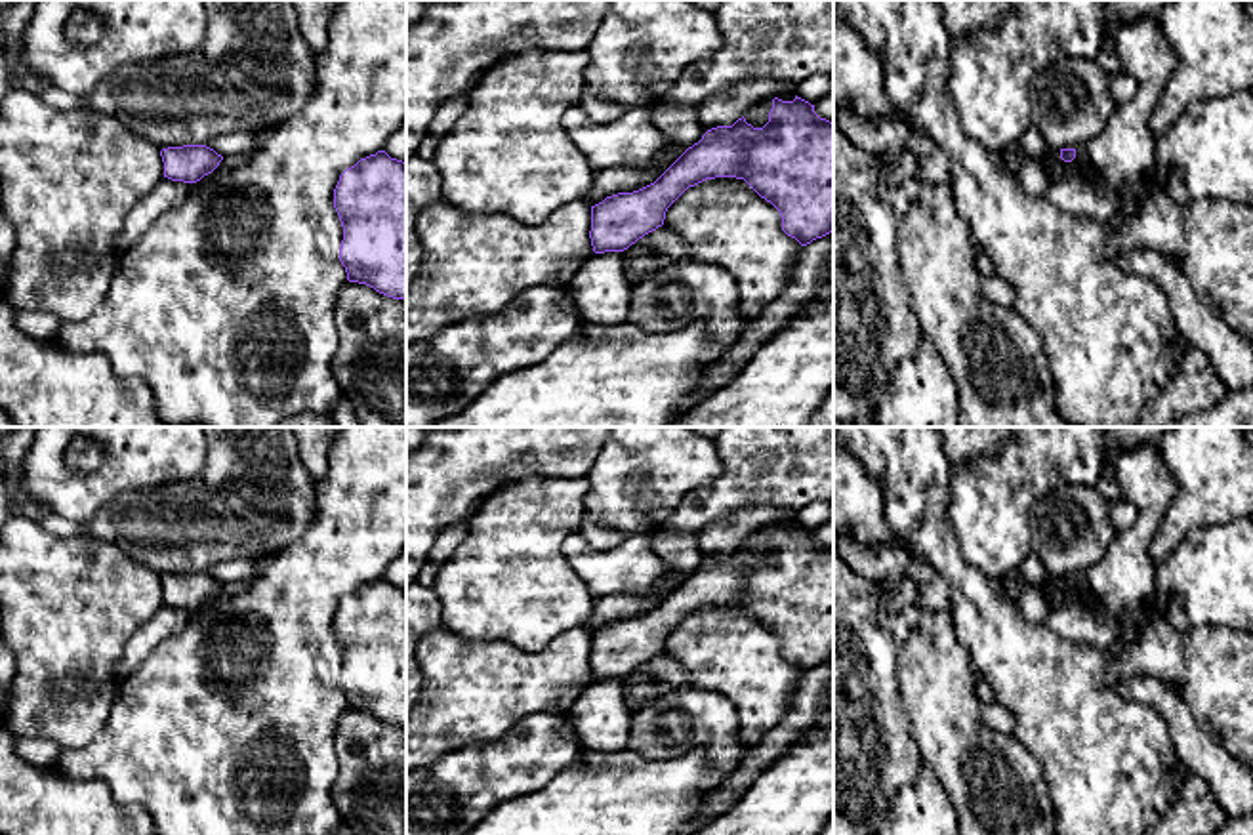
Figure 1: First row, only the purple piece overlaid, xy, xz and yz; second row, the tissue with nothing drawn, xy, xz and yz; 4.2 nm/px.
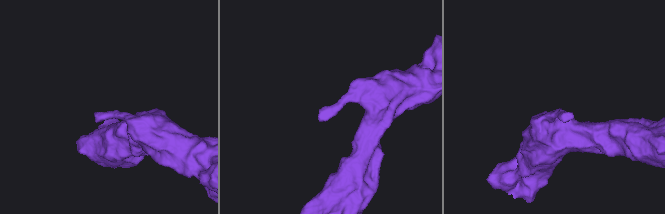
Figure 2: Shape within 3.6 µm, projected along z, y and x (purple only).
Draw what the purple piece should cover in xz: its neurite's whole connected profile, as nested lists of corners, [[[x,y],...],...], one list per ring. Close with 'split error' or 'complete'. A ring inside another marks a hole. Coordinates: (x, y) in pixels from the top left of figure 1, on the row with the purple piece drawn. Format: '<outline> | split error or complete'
[[[795,95],[793,101],[774,97],[763,128],[753,128],[742,116],[732,126],[708,130],[654,183],[633,193],[606,196],[591,206],[593,252],[627,250],[664,225],[668,208],[688,187],[715,177],[744,179],[780,212],[782,231],[807,246],[833,231],[833,122],[820,118],[814,105]]] | complete

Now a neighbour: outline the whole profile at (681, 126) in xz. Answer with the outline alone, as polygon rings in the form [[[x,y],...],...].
[[[671,105],[652,111],[652,124],[664,133],[669,147],[688,149],[698,143],[706,132],[698,118],[698,107]]]

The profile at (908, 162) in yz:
[[[902,147],[896,160],[889,160],[889,153],[877,153],[877,166],[887,175],[891,187],[904,185],[921,170],[921,158],[915,151]]]

